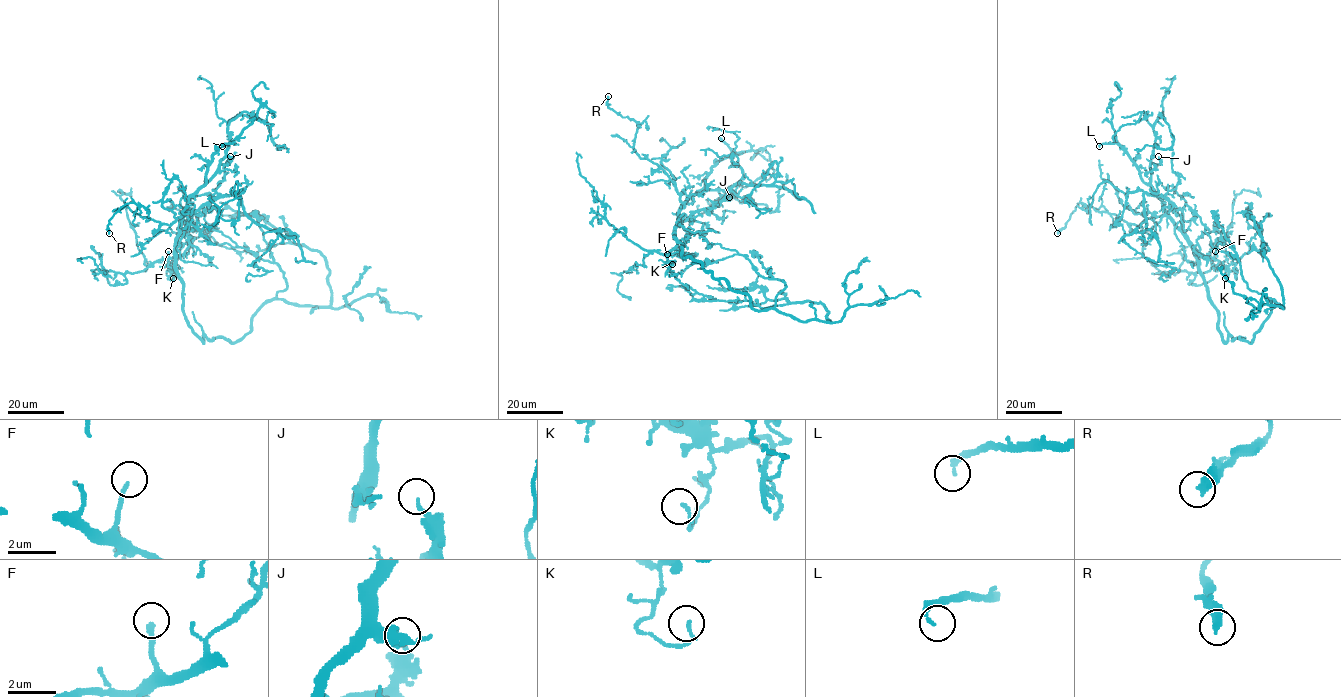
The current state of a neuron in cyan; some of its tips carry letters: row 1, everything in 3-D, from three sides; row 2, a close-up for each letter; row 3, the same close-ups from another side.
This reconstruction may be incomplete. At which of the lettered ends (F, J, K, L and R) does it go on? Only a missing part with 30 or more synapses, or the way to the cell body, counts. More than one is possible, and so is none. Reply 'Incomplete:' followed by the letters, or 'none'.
Incomplete: F, L

